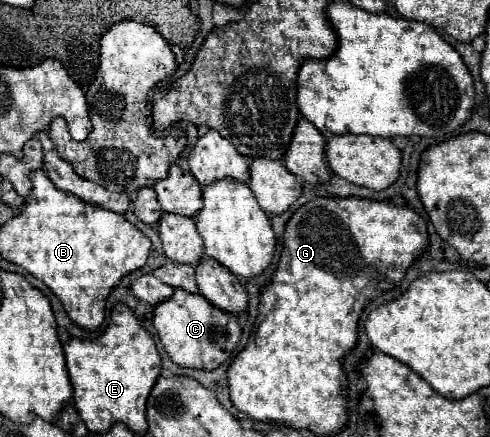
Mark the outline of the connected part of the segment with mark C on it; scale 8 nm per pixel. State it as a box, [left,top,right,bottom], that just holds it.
[154,288,242,370]

